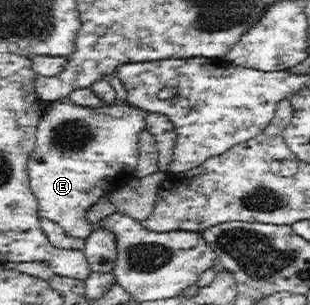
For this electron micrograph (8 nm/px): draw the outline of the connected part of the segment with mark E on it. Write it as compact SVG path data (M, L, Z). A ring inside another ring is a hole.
M66 99L47 102L43 111L37 125L35 148L28 161L30 188L38 199L38 214L58 223L67 235L86 239L94 229L86 218L90 207L104 195L127 186L136 177L139 134L146 129L148 112L126 102L93 108L73 104Z

